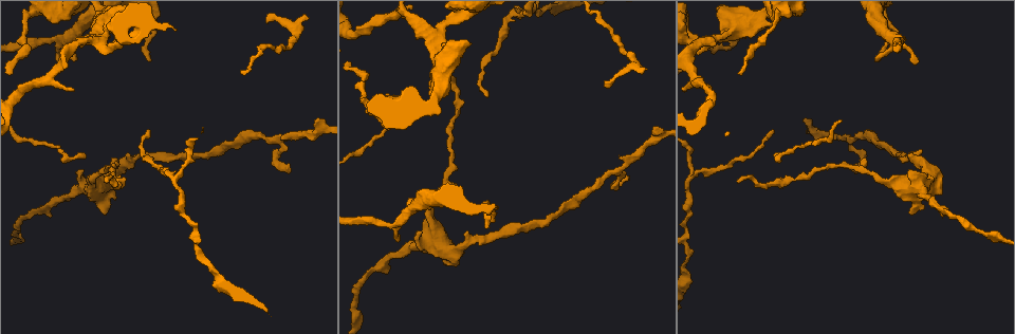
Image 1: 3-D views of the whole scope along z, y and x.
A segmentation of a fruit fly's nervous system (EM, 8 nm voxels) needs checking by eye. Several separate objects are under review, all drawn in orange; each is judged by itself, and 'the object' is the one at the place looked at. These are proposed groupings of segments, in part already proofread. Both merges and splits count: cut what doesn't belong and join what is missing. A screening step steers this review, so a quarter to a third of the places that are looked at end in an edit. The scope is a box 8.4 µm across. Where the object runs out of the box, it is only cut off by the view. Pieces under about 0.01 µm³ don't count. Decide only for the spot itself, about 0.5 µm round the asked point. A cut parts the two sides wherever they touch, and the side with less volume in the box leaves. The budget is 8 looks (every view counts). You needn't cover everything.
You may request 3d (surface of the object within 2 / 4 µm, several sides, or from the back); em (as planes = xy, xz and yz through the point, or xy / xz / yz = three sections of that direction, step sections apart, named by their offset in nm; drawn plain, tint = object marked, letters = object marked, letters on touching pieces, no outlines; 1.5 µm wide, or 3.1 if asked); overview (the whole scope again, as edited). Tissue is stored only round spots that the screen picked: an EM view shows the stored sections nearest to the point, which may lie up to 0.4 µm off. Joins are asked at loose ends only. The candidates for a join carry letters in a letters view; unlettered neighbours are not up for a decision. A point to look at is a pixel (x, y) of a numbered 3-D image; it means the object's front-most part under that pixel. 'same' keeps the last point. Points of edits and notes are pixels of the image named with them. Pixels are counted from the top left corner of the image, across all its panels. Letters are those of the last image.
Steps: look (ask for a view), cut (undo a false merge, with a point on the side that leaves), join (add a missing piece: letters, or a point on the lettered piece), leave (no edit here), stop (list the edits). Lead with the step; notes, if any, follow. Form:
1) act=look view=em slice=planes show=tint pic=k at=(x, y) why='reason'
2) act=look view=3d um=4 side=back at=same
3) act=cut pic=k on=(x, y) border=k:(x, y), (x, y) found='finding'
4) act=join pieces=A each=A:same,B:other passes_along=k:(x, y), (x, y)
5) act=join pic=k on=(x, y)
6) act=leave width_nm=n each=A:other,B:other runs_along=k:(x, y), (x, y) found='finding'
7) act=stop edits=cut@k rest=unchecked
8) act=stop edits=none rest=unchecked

act=look view=em slice=xz step=4 show=tint pic=1 at=(106, 215) why='free end'

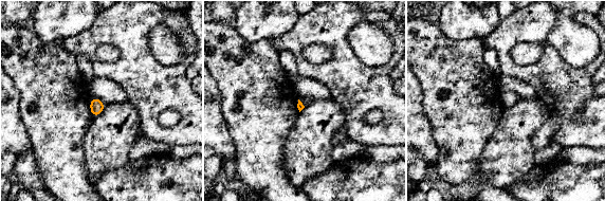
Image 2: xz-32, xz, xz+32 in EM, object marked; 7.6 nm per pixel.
act=look view=em slice=planes show=letters at=same

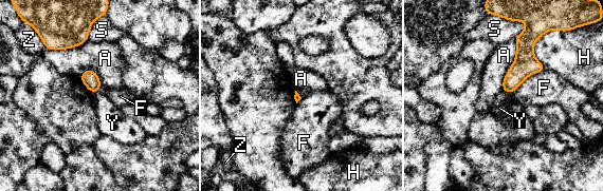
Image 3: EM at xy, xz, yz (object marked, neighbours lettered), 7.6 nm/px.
act=leave each=A:other,F:other,H:other,S:other,Y:other,Z:other border=3:(503, 90), (509, 94) found='none of them fits'

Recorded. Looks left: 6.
act=look view=3d um=2 side=back pic=1 at=(396, 240) why='thin end'

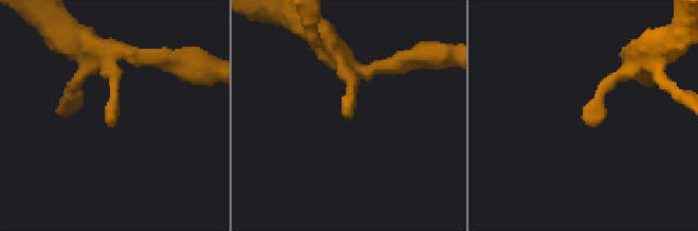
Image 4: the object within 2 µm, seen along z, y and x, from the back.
act=look view=em slice=planes show=letters pic=4 at=(347, 107)

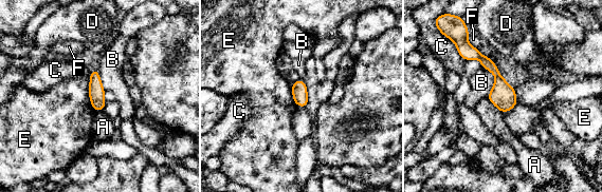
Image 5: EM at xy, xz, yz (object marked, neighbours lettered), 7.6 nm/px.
act=leave width_nm=110 each=A:other,B:other,C:other,D:other,E:other,F:other border=5:(89, 77), (88, 96), (94, 110) found='none of them fits'

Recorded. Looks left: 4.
act=look view=em slice=planes show=letters pic=1 at=(106, 182) why='long arm stops here'

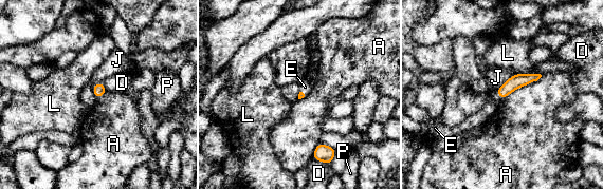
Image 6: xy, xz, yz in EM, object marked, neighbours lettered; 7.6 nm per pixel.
act=join pieces=E each=A:other,D:other,E:same,J:other,L:other,P:other passes_along=6:(517, 80), (499, 96), (479, 118) found='the neuron continues'

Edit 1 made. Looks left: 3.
act=stop edits=join@6 rest=unchecked

